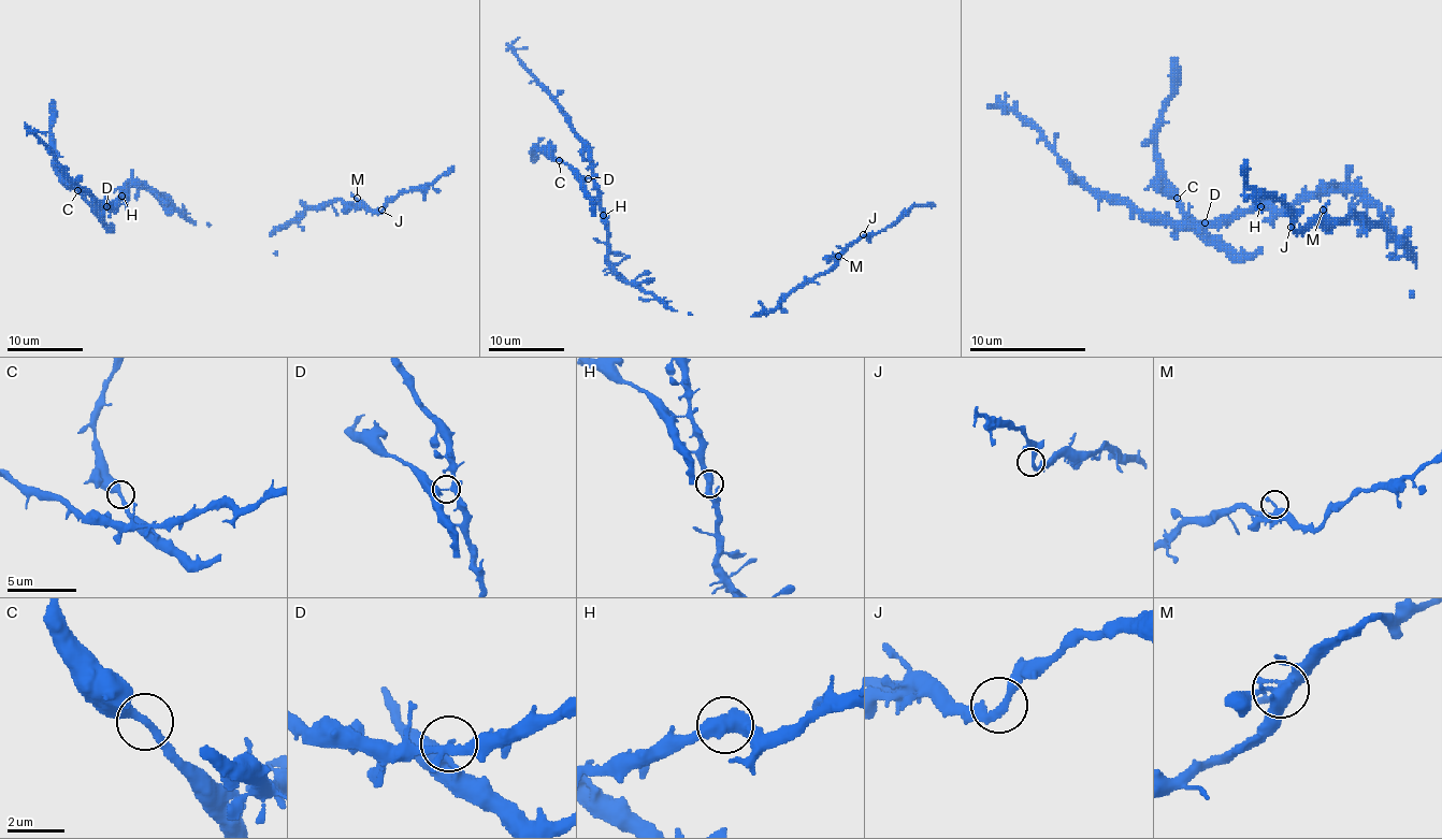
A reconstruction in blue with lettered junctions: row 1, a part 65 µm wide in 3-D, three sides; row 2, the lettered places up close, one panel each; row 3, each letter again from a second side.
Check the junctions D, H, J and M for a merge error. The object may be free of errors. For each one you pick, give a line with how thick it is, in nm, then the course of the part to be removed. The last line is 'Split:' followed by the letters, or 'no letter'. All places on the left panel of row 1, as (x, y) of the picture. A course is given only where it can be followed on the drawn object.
D: calibre 220 nm; course (106, 205), (95, 207), (57, 164), (52, 130), (53, 100)
Split: D

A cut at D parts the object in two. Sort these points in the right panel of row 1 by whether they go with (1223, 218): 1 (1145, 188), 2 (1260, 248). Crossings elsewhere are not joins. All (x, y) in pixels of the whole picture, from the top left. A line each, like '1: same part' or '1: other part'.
1: other part
2: other part

